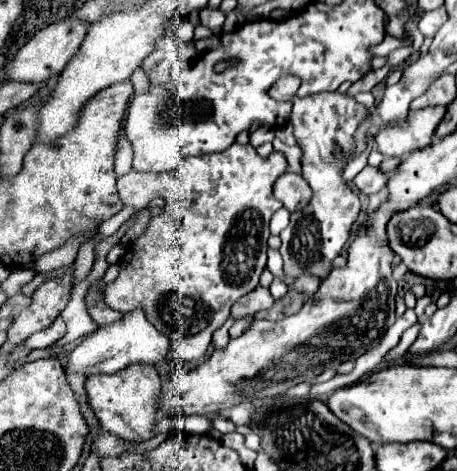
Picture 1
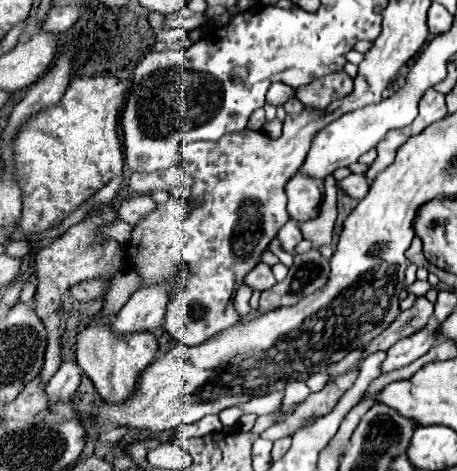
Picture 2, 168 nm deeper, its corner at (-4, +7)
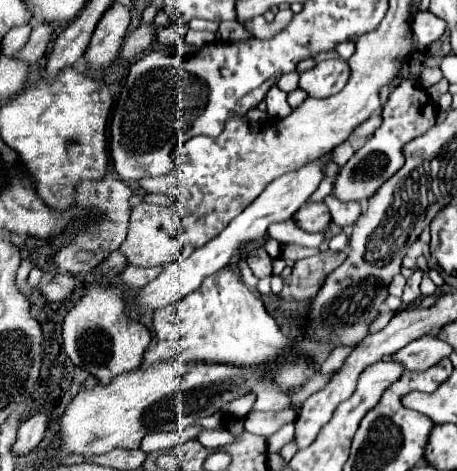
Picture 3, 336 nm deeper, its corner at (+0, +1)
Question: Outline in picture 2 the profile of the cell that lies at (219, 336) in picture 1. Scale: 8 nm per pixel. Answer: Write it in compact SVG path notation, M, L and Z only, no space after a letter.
M241 287L233 299L233 305L235 305L235 311L241 315L241 319L247 319L249 317L249 297L251 297L251 289L249 287Z

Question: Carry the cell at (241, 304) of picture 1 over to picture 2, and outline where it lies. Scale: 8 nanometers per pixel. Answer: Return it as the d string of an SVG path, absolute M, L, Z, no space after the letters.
M259 263L259 265L243 279L243 283L245 283L247 287L251 287L253 291L265 291L265 289L271 289L277 281L275 281L275 277L273 277L273 273L271 273L271 267L267 267L265 263Z

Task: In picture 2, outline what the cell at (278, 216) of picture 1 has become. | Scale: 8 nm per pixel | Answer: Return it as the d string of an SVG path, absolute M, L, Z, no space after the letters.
M289 219L289 221L281 227L277 239L281 241L283 249L287 249L289 253L293 253L293 247L303 239L303 237L301 237L301 229L299 229L299 223L293 221L293 219Z

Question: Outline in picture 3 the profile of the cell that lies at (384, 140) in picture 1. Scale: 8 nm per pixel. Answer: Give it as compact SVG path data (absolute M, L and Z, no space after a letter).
M411 79L401 81L393 93L389 93L383 111L381 111L381 125L375 129L375 133L365 141L365 145L353 153L353 157L339 169L337 179L333 183L333 195L343 201L367 201L377 193L377 189L393 177L405 163L403 147L413 141L415 137L423 135L427 129L431 129L437 121L437 109L431 101L431 97L415 85Z

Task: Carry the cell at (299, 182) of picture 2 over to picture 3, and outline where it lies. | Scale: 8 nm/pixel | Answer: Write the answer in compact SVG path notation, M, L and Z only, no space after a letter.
M311 203L301 207L295 219L297 219L297 225L309 233L323 233L331 223L331 215L325 203Z

